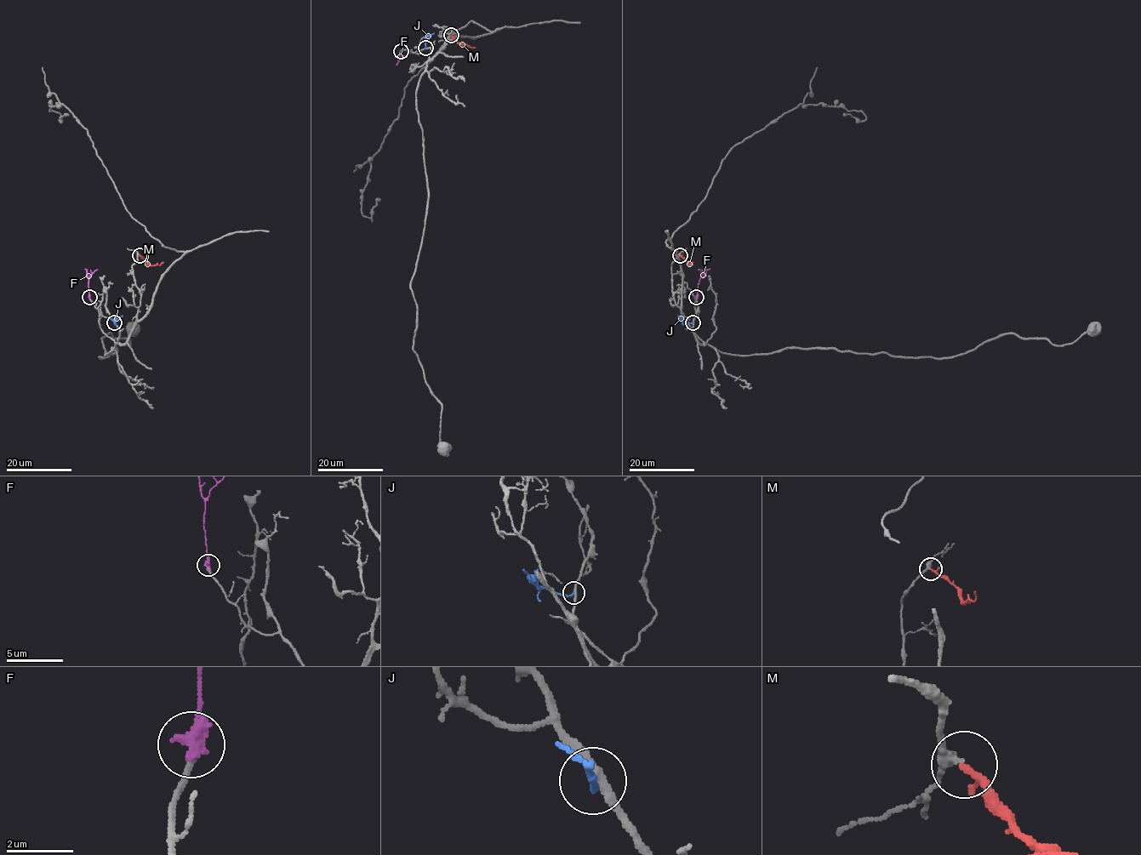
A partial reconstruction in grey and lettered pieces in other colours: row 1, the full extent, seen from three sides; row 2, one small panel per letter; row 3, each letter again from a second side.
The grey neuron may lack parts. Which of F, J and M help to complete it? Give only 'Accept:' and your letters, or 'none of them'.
Accept: M

